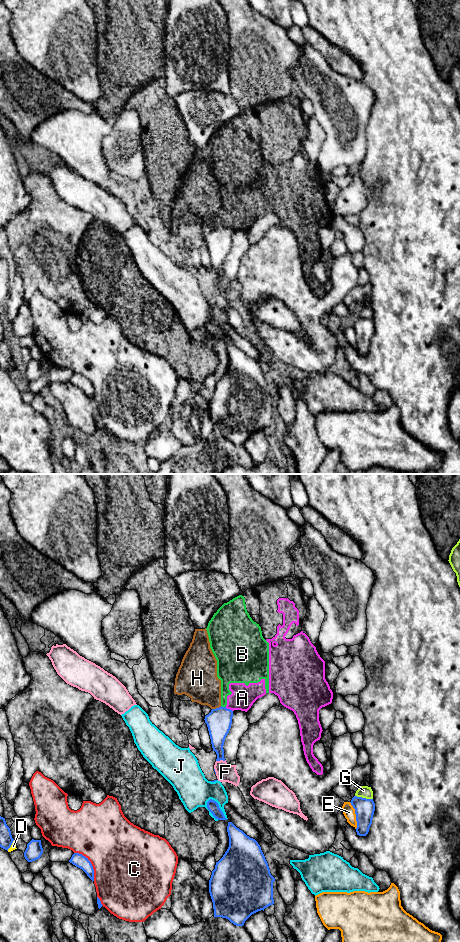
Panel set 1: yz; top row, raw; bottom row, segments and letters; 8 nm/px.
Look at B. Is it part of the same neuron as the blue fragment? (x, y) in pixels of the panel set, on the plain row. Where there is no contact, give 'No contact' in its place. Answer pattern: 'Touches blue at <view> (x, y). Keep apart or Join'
Touches blue at yz (223, 227). Keep apart

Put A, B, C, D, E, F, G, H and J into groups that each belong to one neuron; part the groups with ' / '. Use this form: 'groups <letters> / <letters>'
groups A B H / C / D / E / F / G / J

